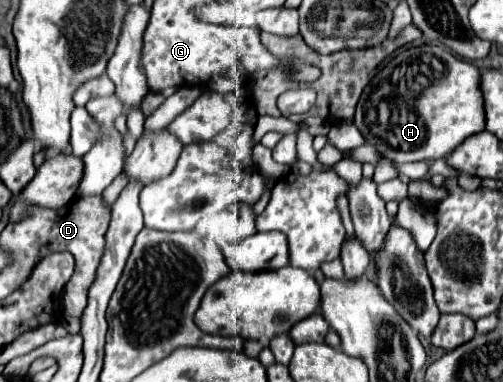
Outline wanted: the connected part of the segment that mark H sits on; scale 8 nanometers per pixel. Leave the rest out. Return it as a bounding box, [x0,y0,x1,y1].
[354,45,484,163]

